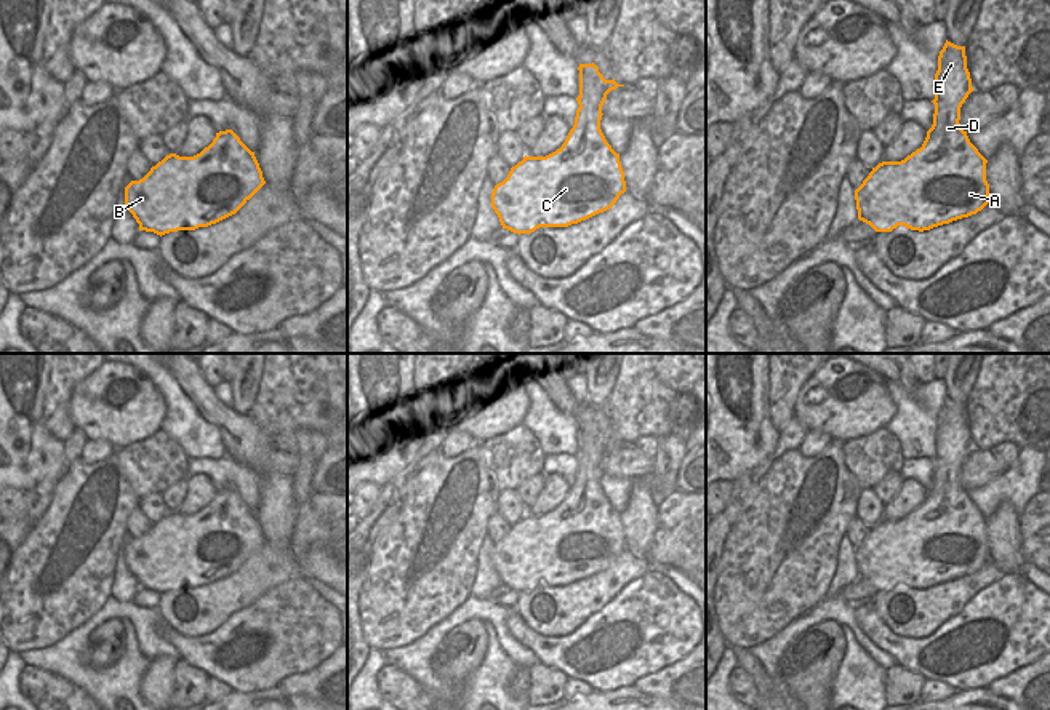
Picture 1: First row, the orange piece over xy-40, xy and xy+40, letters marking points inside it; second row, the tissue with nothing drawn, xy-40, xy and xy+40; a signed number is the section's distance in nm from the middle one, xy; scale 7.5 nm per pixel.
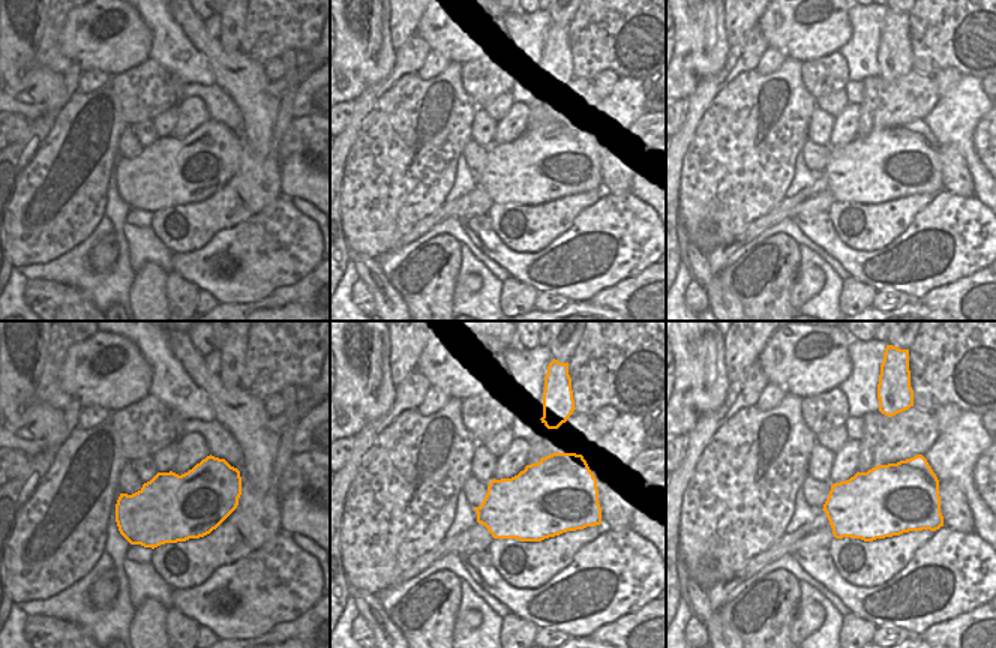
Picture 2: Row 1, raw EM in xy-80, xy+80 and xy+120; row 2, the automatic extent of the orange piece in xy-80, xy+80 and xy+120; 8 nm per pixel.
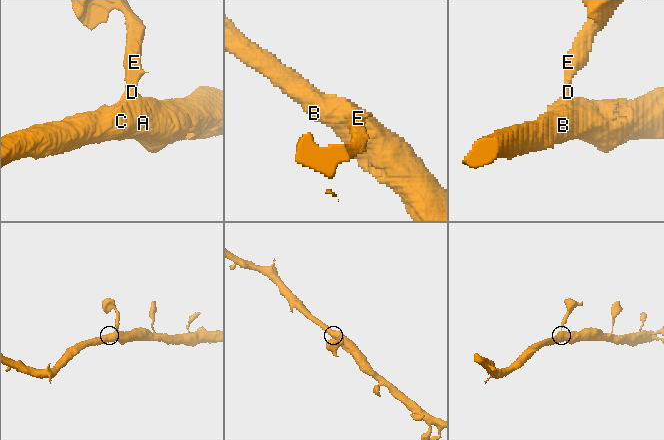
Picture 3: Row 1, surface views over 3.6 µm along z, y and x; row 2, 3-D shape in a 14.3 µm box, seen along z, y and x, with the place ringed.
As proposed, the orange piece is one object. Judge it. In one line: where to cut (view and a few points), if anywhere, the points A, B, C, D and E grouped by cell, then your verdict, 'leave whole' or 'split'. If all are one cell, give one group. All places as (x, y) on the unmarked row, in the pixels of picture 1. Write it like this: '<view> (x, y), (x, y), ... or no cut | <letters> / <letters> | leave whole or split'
no cut | A B C D E | leave whole

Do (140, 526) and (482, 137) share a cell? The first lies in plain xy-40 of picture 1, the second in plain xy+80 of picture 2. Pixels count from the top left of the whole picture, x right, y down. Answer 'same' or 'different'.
different

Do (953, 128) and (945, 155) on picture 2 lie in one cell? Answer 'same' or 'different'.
different

